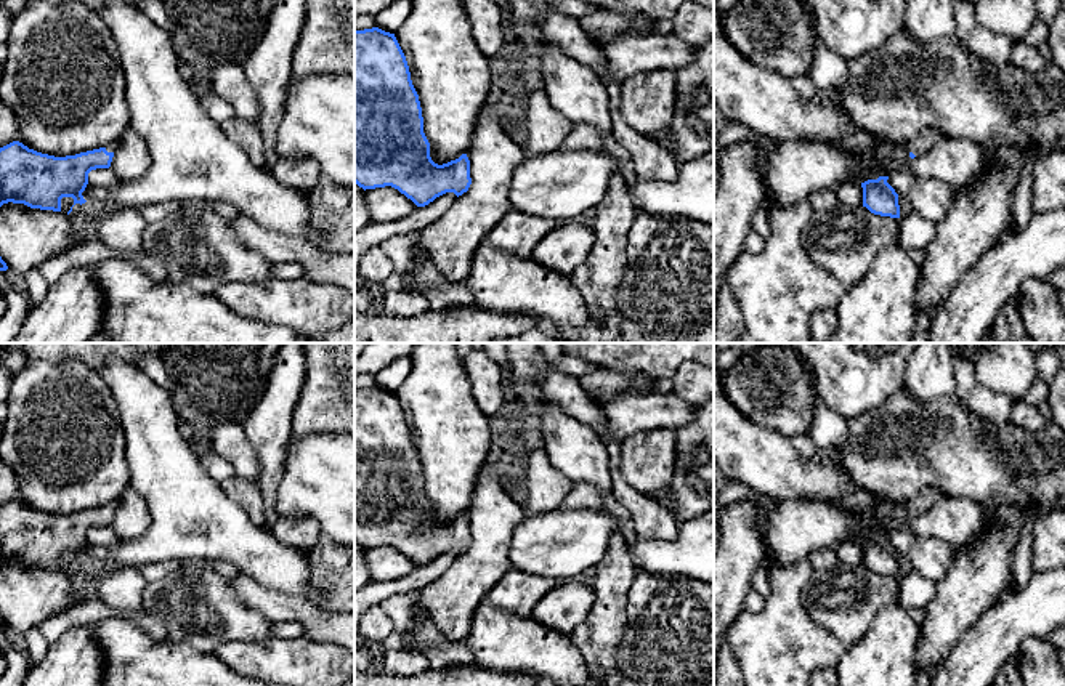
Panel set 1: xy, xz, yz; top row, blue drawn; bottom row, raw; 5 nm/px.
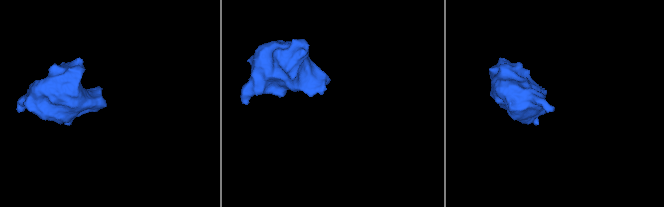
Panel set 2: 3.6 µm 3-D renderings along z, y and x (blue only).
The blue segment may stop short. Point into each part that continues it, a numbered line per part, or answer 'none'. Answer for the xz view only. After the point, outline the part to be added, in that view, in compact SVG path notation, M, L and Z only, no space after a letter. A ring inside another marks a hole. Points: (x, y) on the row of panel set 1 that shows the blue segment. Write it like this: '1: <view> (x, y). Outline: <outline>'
none

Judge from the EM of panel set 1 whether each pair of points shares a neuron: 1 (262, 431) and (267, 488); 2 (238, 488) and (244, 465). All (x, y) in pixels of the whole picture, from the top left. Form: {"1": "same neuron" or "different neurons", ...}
{"1": "same neuron", "2": "different neurons"}

